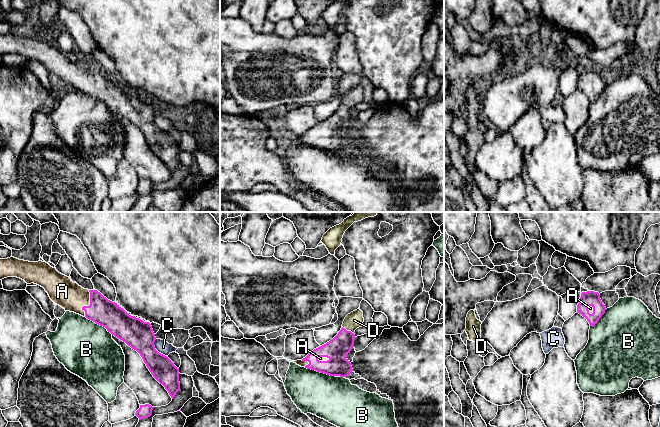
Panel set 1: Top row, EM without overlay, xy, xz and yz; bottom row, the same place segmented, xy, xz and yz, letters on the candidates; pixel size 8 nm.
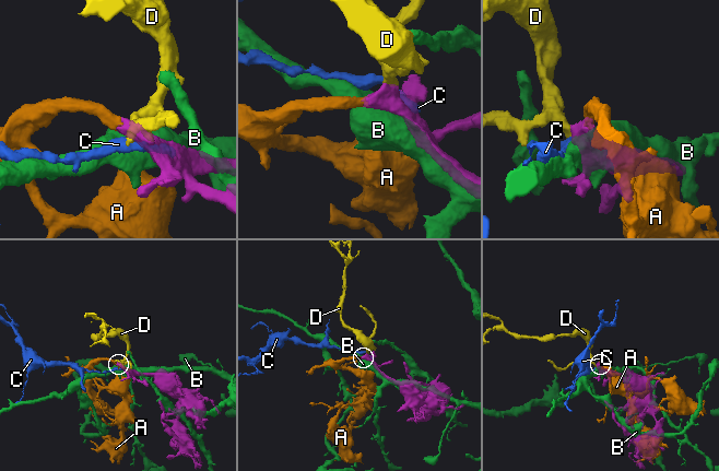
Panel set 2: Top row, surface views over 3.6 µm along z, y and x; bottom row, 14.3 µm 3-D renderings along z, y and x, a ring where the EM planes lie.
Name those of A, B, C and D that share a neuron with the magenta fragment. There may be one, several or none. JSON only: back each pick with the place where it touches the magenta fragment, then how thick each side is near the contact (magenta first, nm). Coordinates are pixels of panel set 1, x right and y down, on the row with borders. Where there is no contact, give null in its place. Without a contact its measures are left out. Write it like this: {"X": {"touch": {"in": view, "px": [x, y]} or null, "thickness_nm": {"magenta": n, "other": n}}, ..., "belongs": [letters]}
{"A": {"touch": {"in": "xy", "px": [89, 305]}, "thickness_nm": {"magenta": 220, "other": 220}}, "D": {"touch": {"in": "xz", "px": [348, 331]}, "thickness_nm": {"magenta": 190, "other": 140}}, "belongs": ["A", "D"]}

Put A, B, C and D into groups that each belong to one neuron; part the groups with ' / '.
A D / B / C

